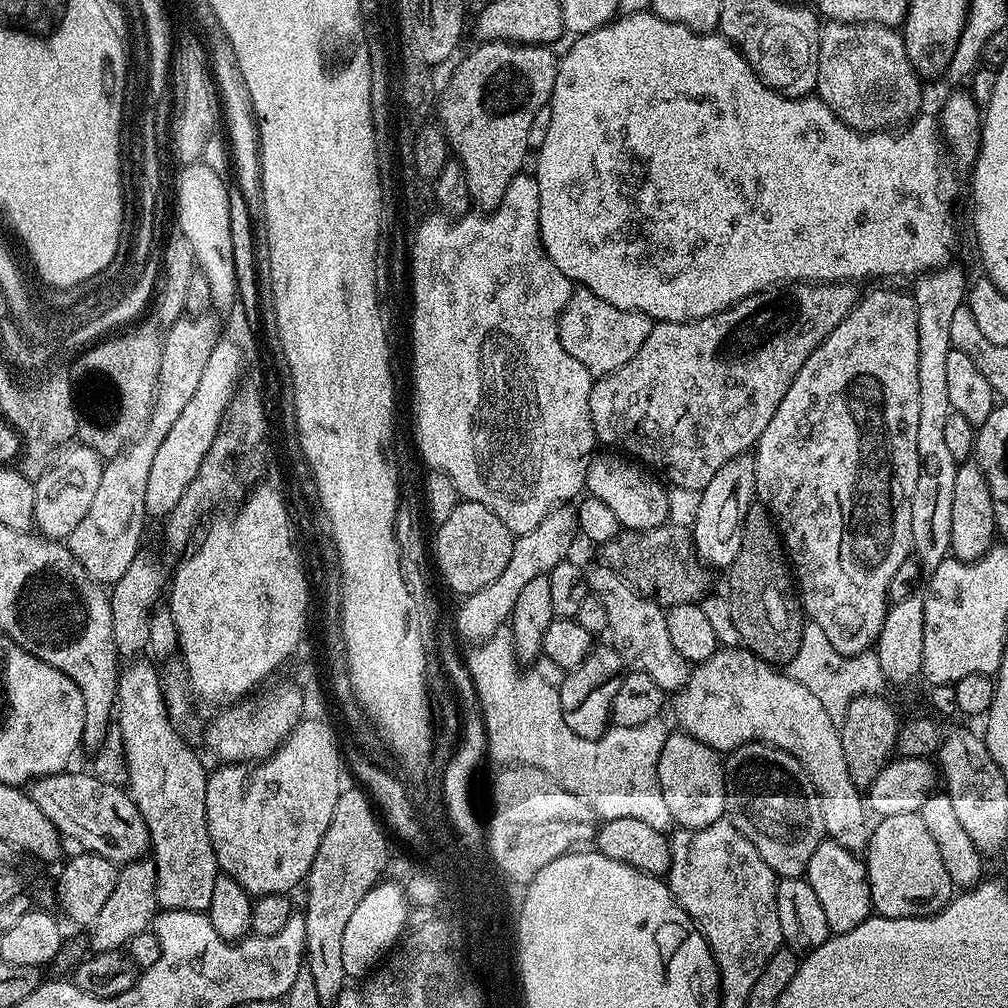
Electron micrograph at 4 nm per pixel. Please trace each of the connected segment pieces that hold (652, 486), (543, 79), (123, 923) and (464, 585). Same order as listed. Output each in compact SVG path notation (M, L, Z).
M596 454L592 457L588 467L586 488L590 495L610 506L614 518L618 518L621 529L650 530L652 527L665 524L668 520L668 488L659 479L651 480L647 476L649 473L639 463L623 455L600 455Z
M490 40L477 45L469 56L459 57L460 65L453 70L444 93L439 93L438 101L443 105L443 111L438 119L449 149L466 170L466 186L470 186L473 201L484 207L481 209L491 210L502 203L513 178L521 175L522 158L529 150L530 122L534 122L534 114L548 107L551 101L558 56L552 53L551 47L542 44Z
M141 858L123 865L119 869L114 891L89 925L89 949L92 952L110 952L127 947L135 935L151 927L158 909L156 864L150 858Z
M461 499L454 506L454 511L446 522L442 522L435 529L436 531L436 562L434 564L440 567L440 572L444 575L444 580L453 588L454 591L460 592L461 597L466 597L472 592L482 590L506 570L506 562L510 562L510 550L514 533L504 525L494 513L486 506L482 506L473 500Z

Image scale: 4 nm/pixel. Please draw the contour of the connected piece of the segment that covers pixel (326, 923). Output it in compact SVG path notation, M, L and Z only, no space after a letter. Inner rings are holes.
M351 787L341 791L338 806L334 806L334 818L330 818L330 826L326 826L322 846L318 846L318 854L306 877L308 901L302 909L306 922L306 971L310 978L314 978L318 998L324 1006L339 998L344 980L349 979L342 962L346 922L350 922L358 902L362 902L368 891L381 883L390 859L388 840L384 837L386 832L374 811L372 800L359 787Z

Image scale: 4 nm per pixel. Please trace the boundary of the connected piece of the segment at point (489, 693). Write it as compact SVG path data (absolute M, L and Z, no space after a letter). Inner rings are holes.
M505 626L497 630L489 640L477 643L472 653L466 656L469 673L472 675L473 684L477 690L477 698L480 701L481 714L484 716L485 730L488 735L487 755L497 760L500 766L515 766L525 764L526 766L534 766L538 770L542 770L555 784L562 785L566 791L575 796L582 797L593 812L601 821L613 820L614 818L642 818L642 822L654 826L654 830L667 833L673 827L672 815L670 809L666 807L666 798L662 798L662 786L658 782L658 758L662 754L662 746L666 746L666 738L670 735L670 728L663 724L663 719L657 718L650 722L642 722L642 726L612 726L607 732L600 735L599 740L587 740L586 738L578 738L578 734L574 734L574 730L570 730L570 726L564 724L564 719L559 716L560 710L560 694L555 683L551 684L546 677L540 672L520 672L522 667L521 661L516 655L516 644L512 640L511 627Z

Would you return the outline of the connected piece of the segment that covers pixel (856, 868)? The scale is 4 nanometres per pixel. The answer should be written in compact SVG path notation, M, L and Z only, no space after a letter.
M825 838L810 858L806 879L826 913L829 933L854 930L854 926L873 915L867 863L857 853L846 850L846 846L838 846L838 842Z

